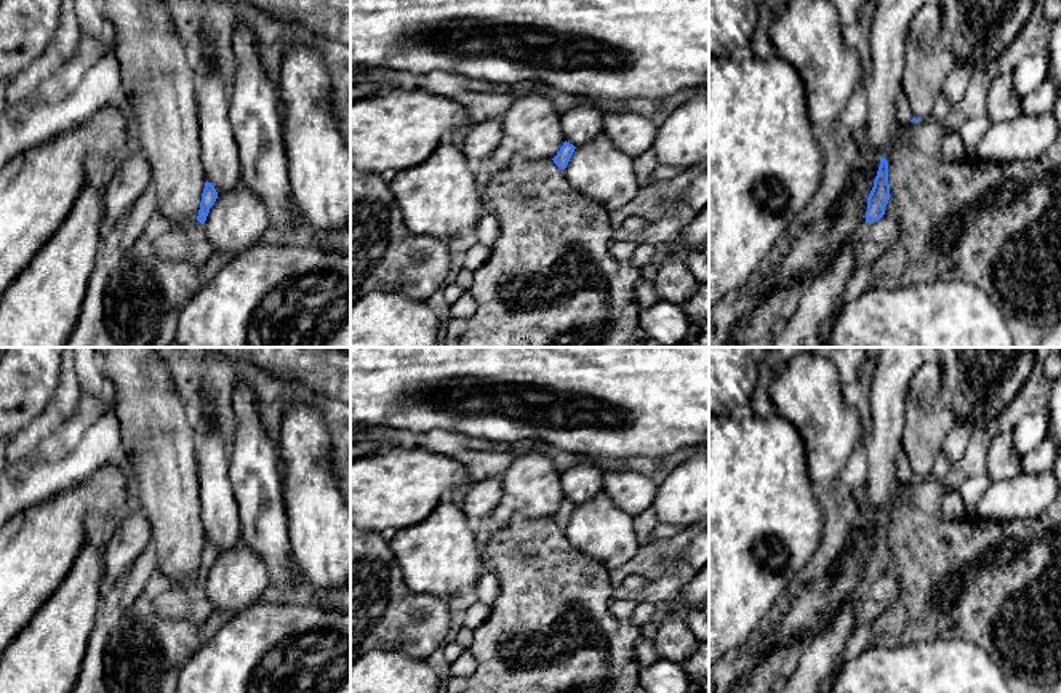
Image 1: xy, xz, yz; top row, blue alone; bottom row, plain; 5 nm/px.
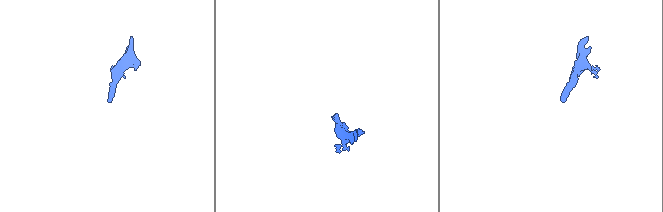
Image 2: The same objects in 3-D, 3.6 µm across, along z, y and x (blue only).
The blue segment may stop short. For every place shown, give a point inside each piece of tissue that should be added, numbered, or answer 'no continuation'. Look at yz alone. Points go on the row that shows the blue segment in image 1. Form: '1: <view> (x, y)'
1: yz (877, 237)

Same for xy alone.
1: xy (189, 244)

